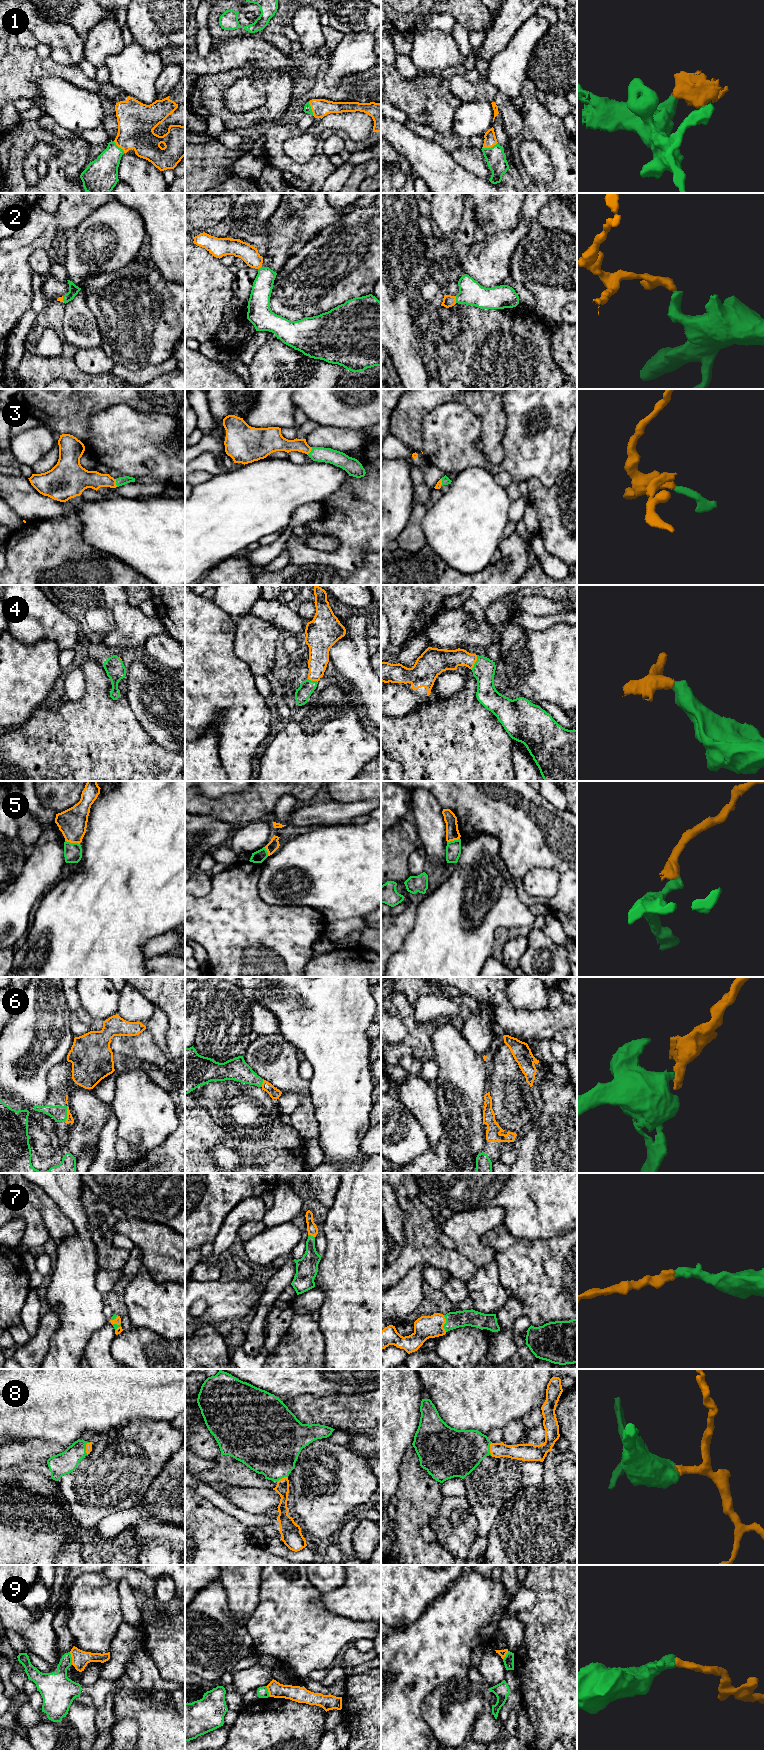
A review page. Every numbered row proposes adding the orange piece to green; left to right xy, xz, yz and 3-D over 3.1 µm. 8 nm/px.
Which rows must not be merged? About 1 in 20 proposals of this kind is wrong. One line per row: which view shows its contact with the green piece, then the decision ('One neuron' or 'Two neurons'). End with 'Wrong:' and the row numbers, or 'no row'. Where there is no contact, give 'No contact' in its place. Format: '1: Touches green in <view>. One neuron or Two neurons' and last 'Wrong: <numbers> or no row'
1: Touches green in yz. One neuron
2: Touches green in yz. One neuron
3: Touches green in xy. One neuron
4: Touches green in yz. One neuron
5: Touches green in xy. Two neurons
6: Touches green in xy. One neuron
7: Touches green in yz. One neuron
8: Touches green in xy. One neuron
9: Touches green in xy. Two neurons
Wrong: 5, 9

